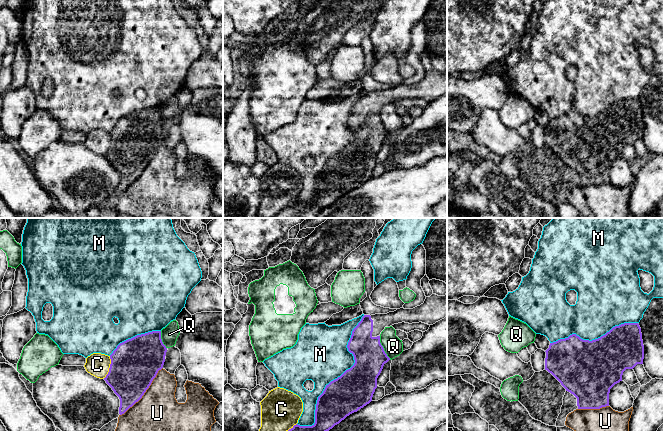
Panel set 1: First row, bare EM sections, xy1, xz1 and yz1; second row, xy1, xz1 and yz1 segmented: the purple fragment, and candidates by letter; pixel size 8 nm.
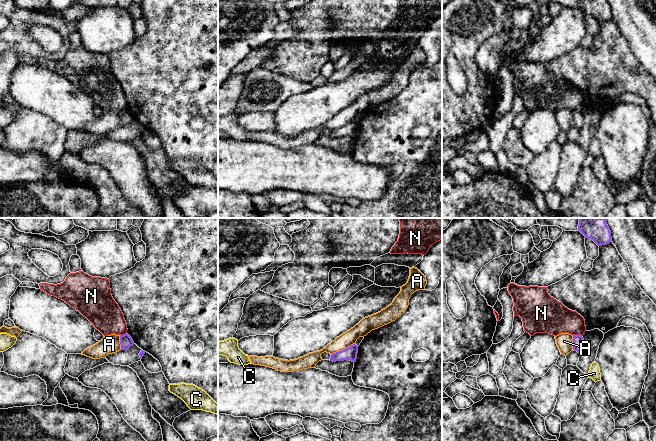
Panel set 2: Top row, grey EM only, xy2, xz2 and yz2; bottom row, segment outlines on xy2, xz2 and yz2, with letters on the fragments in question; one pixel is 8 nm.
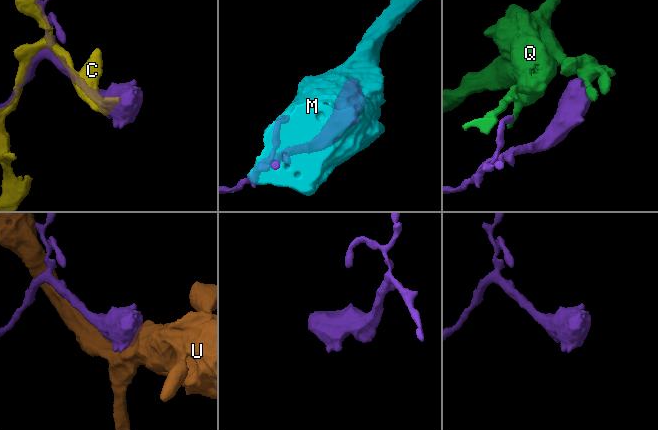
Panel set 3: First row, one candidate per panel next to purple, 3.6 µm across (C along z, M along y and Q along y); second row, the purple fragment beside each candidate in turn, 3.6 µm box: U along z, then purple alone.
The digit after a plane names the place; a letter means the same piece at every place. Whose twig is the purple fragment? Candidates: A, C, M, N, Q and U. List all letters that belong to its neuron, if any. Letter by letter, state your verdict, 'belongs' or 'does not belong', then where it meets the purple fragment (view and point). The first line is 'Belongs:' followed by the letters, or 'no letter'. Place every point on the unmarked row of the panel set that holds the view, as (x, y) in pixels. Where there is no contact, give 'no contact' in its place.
Belongs: no letter
A: does not belong | xz2 (342, 126)
C: does not belong | xy1 (110, 143)
M: does not belong | xz1 (338, 153)
N: does not belong | yz2 (577, 111)
Q: does not belong | xz1 (383, 124)
U: does not belong | xy1 (144, 168)

